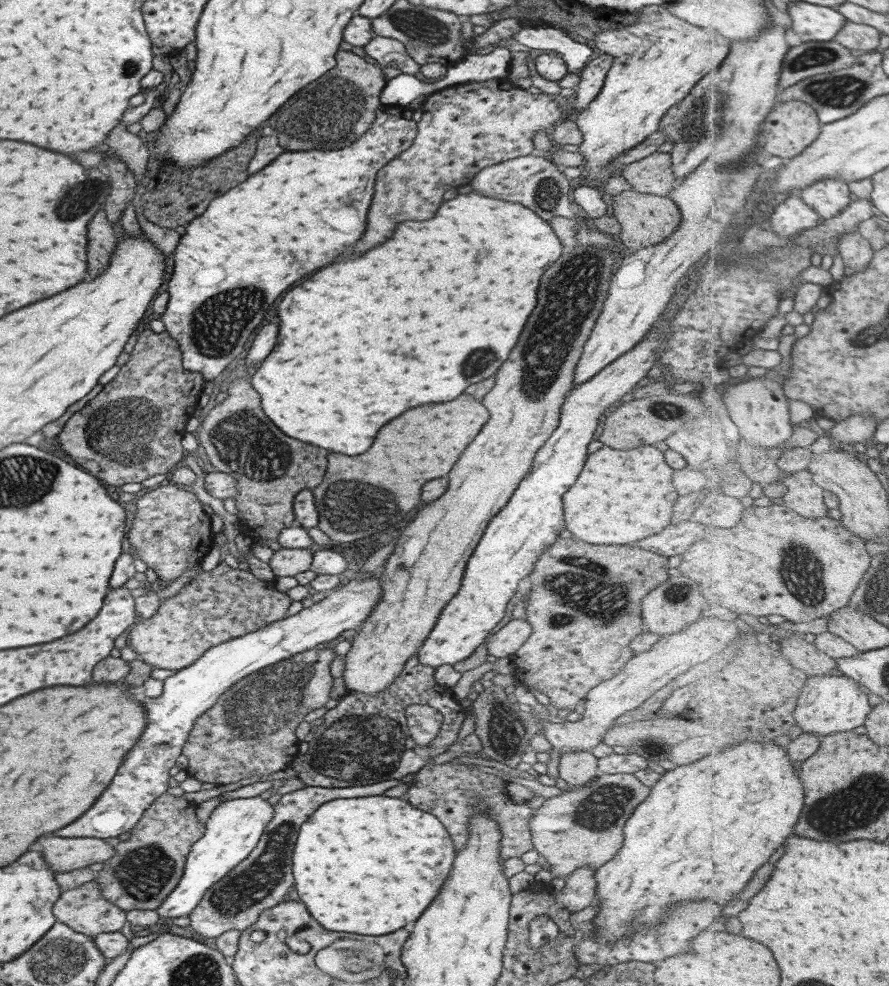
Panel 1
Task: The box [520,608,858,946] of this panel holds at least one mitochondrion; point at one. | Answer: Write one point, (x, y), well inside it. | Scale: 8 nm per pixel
(603, 807)

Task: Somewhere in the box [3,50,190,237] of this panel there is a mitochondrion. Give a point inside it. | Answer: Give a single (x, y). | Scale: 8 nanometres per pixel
(80, 198)

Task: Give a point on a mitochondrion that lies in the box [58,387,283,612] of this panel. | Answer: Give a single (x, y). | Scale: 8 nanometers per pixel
(124, 432)

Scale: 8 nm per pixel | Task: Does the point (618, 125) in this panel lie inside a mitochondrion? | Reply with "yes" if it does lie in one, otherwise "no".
no

